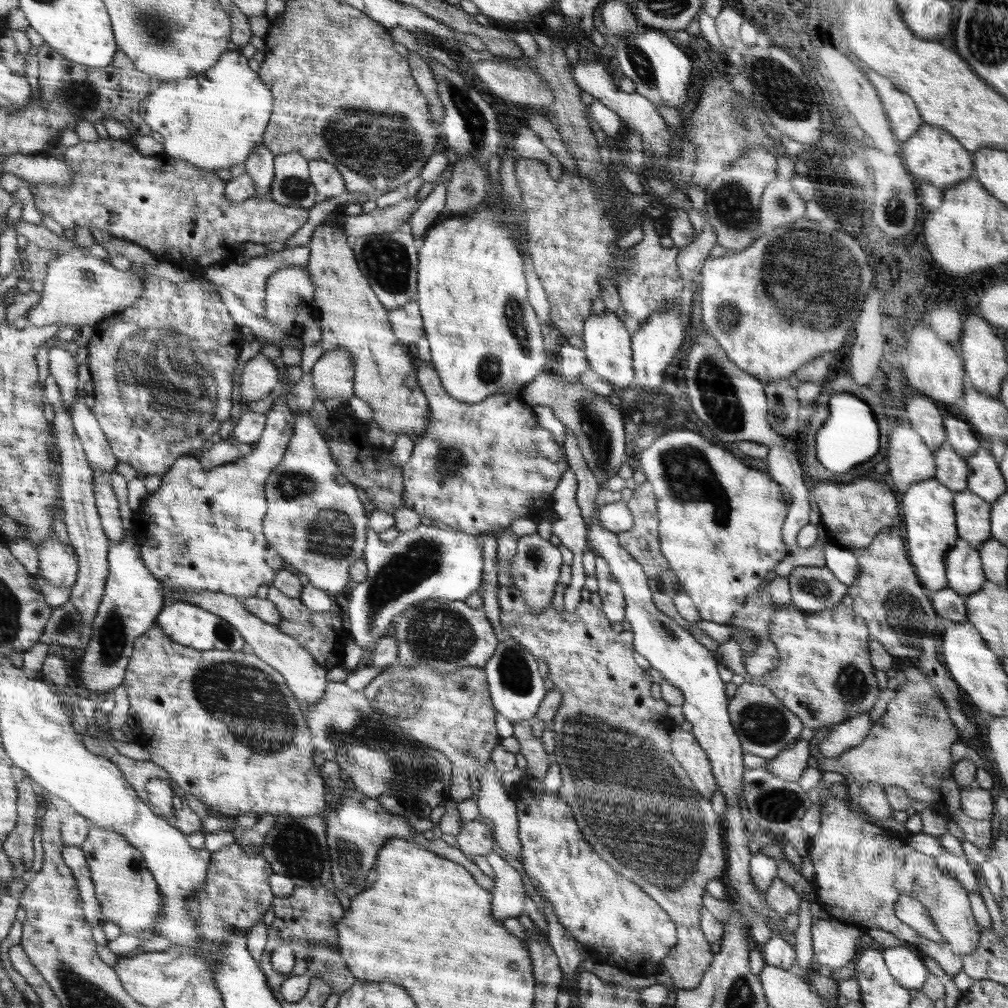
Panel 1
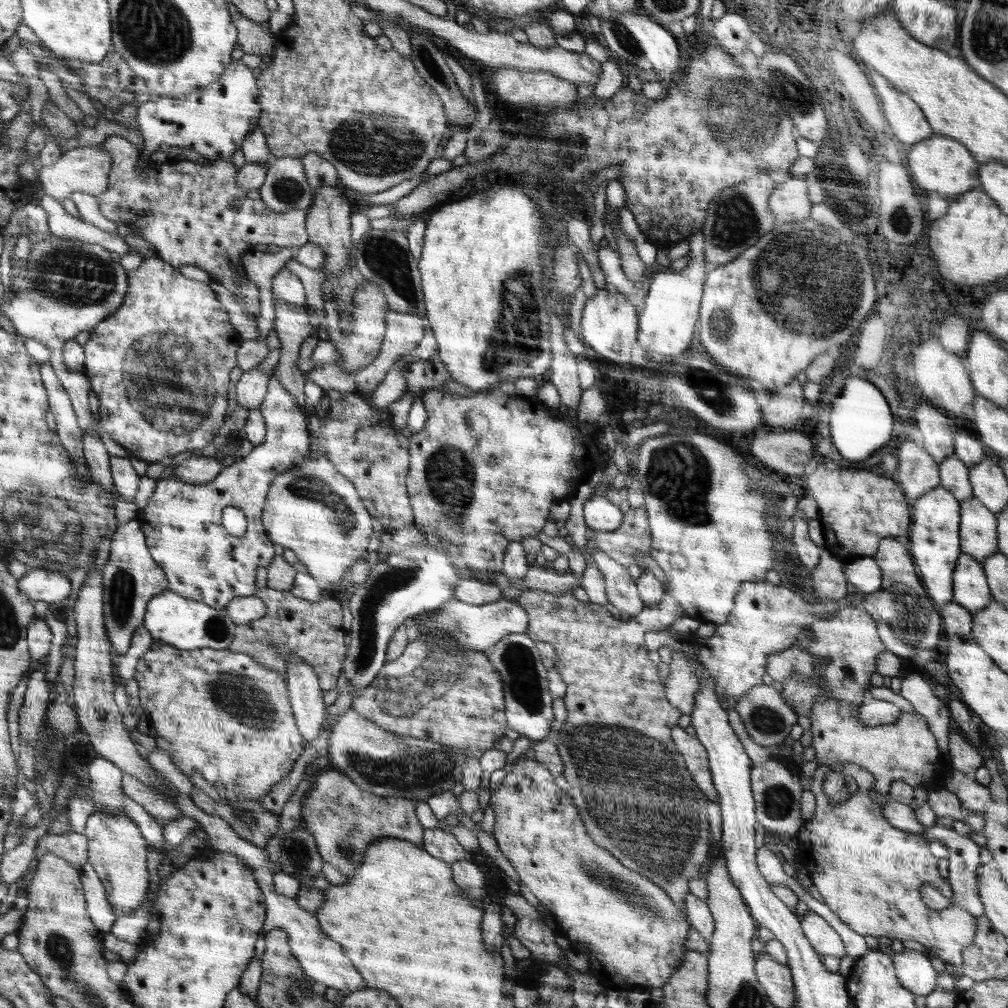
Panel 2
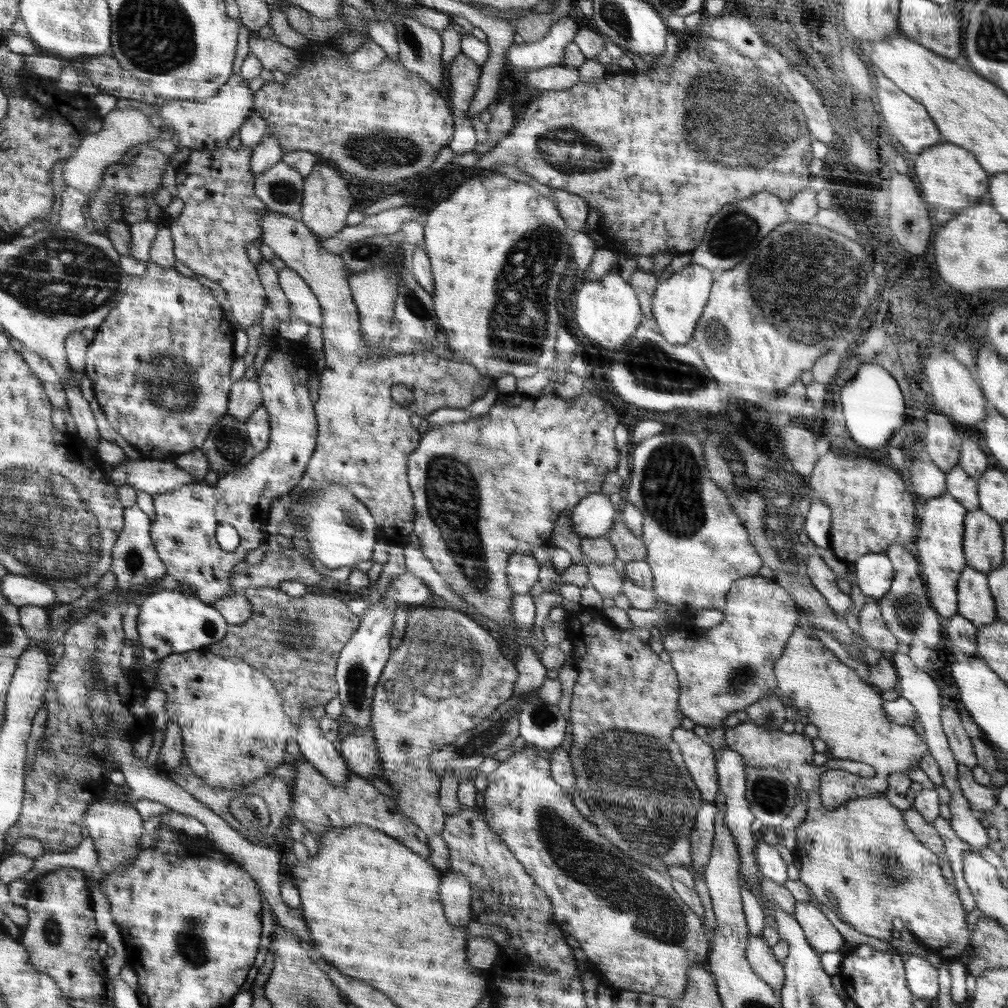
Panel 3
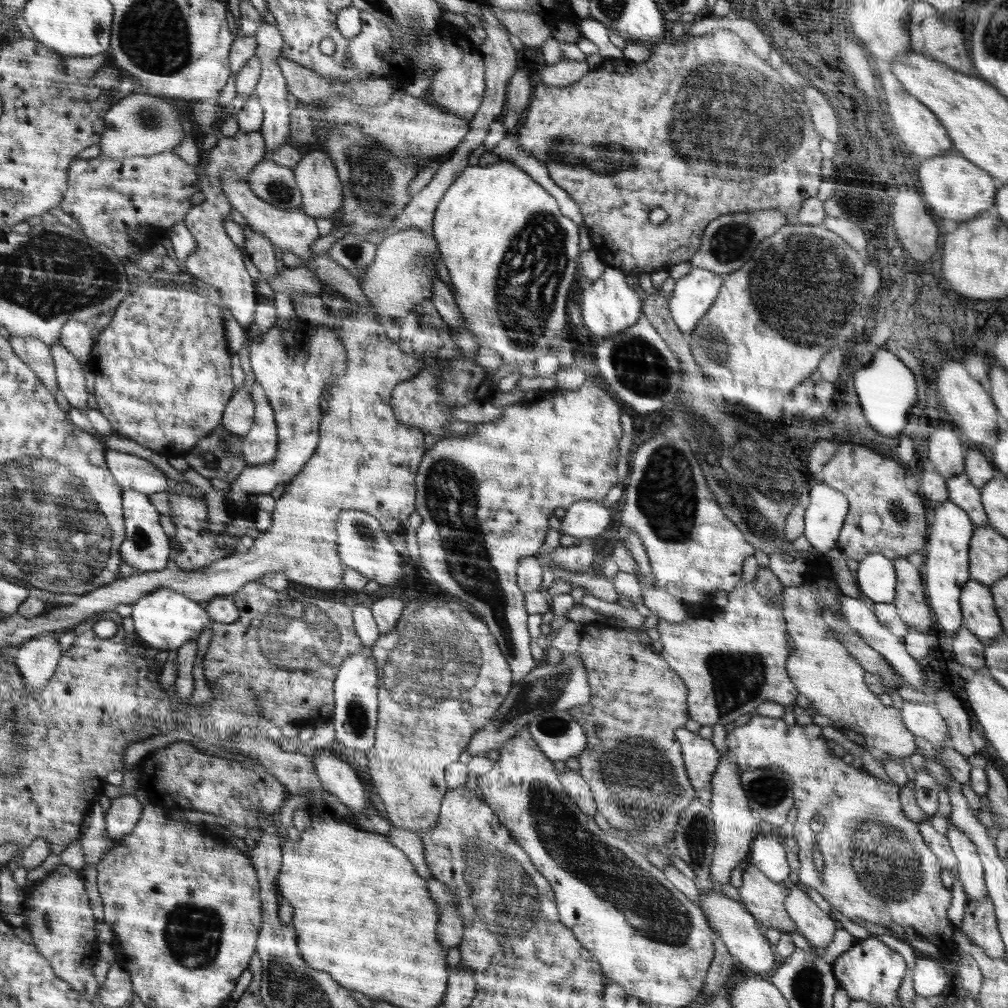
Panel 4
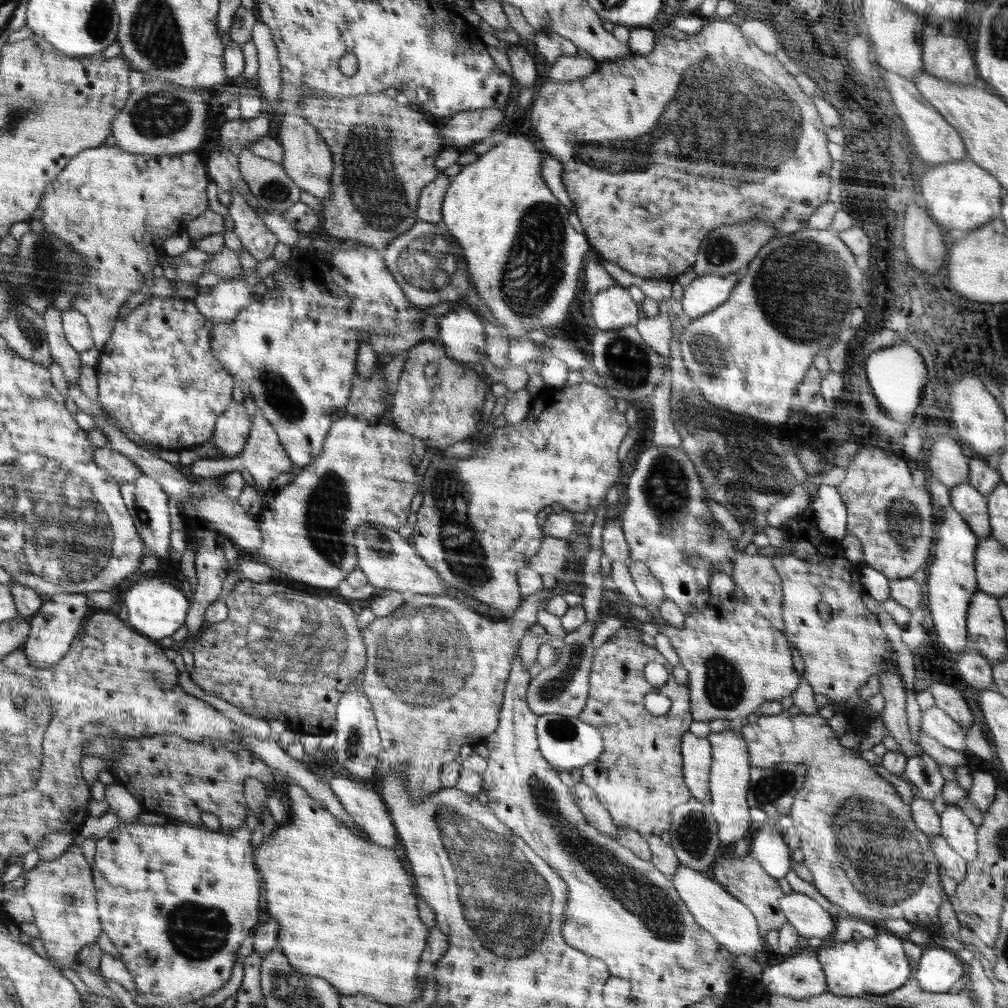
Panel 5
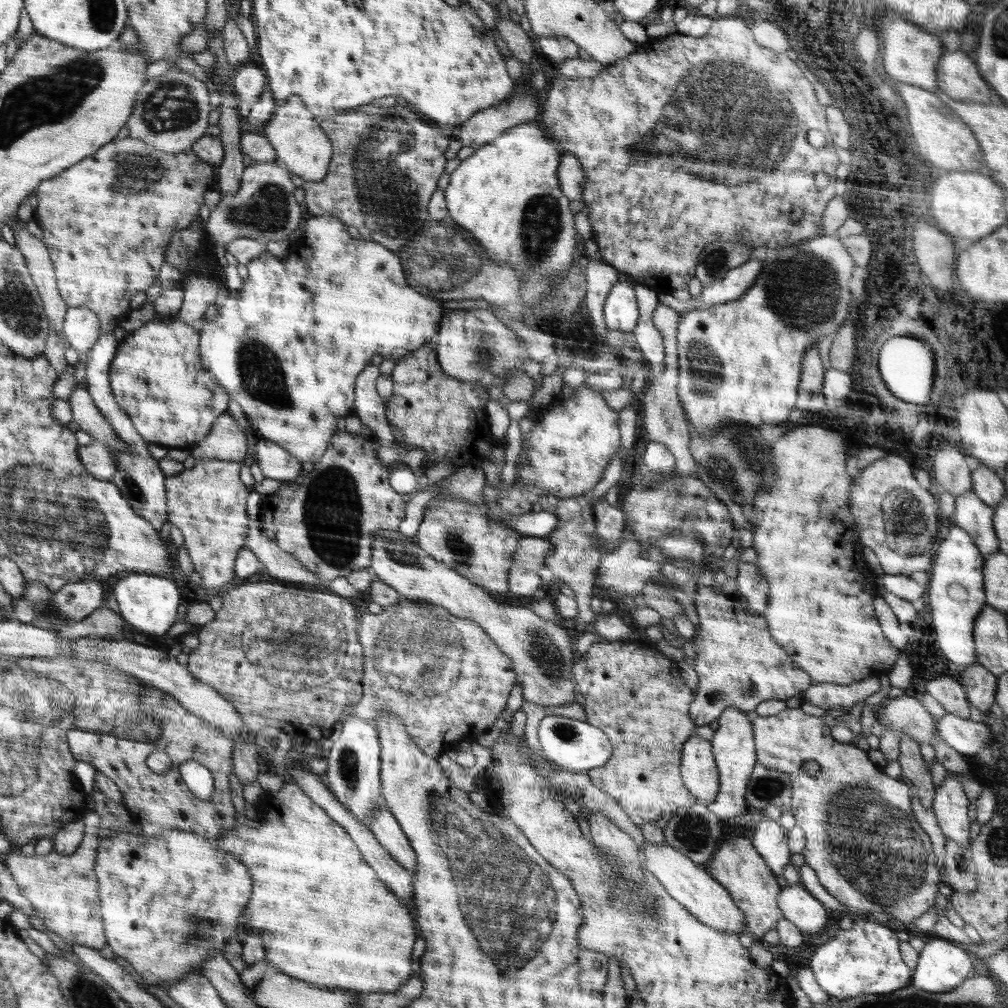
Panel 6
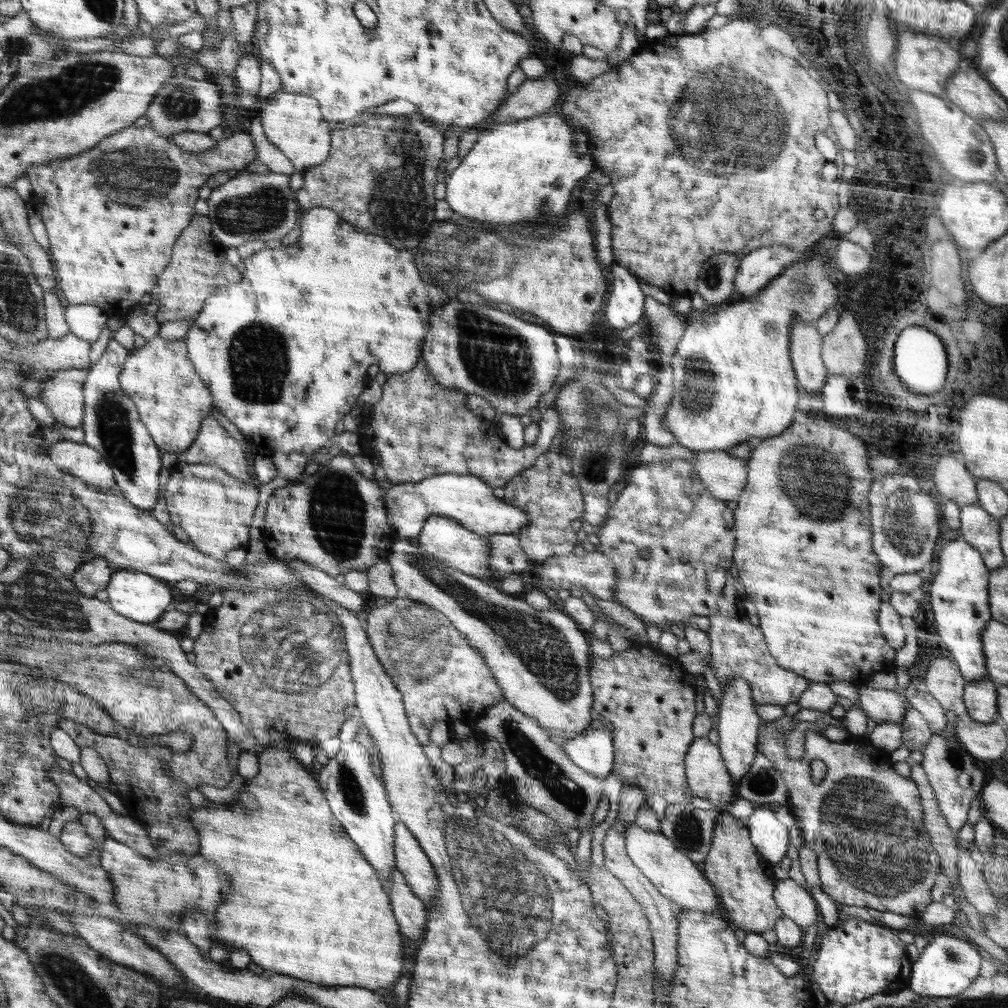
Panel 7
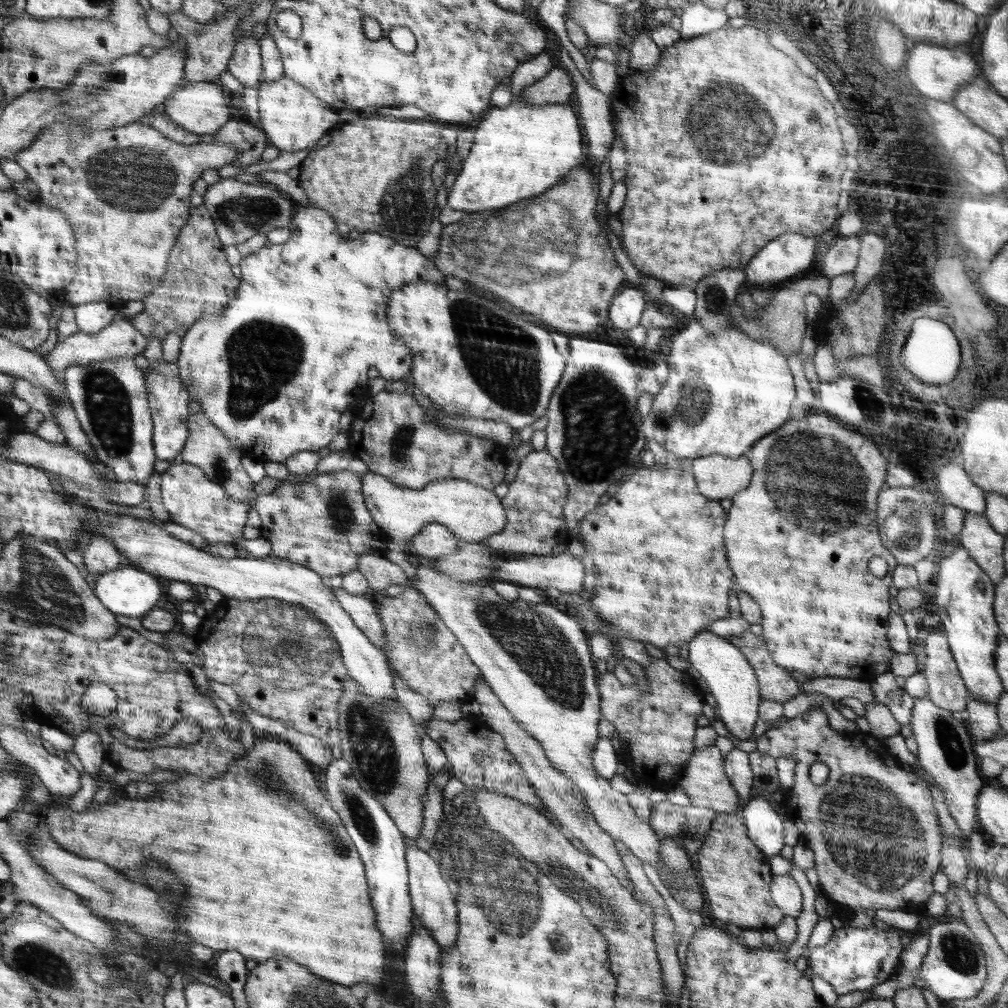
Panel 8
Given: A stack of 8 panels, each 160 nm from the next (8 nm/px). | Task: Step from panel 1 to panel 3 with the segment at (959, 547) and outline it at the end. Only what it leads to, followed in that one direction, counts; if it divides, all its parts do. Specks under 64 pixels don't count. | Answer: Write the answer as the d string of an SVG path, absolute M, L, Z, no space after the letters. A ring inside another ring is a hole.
M967 566L961 572L956 590L957 614L973 622L979 630L995 621L995 602L986 574Z

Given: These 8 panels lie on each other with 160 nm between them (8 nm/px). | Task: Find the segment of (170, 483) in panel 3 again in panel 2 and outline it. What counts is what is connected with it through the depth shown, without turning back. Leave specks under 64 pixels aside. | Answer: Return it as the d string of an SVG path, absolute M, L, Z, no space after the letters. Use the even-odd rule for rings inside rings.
M207 452L199 458L193 456L179 463L178 466L174 468L173 476L176 477L176 479L180 479L180 481L186 481L192 484L210 482L222 471L222 463L222 460L218 462L217 458L215 458L212 453Z

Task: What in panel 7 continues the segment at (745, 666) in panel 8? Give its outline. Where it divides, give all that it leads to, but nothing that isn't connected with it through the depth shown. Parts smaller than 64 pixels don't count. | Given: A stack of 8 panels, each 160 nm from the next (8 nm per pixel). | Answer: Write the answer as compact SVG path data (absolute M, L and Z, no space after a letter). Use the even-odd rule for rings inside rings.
M692 624L684 627L685 638L690 644L690 651L678 657L683 668L695 678L703 674L704 670L711 666L711 642L707 632L698 629ZM741 676L729 680L722 690L722 698L719 705L719 722L714 727L719 734L718 746L724 759L726 768L731 774L734 784L738 785L742 775L750 768L752 760L759 751L758 748L758 726L760 717L758 716L757 705L752 702L750 696L750 685L747 679Z

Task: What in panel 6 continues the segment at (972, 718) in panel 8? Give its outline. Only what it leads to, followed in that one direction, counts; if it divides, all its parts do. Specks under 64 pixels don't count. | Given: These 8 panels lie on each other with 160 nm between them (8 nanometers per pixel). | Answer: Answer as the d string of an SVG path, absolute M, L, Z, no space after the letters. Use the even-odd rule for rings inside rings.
M975 662L960 670L960 681L968 703L980 712L988 712L995 702L997 676Z

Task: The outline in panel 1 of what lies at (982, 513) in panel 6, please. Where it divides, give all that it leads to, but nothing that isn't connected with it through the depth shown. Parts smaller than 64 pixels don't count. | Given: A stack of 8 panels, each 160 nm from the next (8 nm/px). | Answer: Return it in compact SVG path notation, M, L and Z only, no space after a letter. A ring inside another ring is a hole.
M946 442L936 453L934 478L940 484L945 485L952 493L958 493L967 490L967 479L969 470L967 461L960 457L951 445Z

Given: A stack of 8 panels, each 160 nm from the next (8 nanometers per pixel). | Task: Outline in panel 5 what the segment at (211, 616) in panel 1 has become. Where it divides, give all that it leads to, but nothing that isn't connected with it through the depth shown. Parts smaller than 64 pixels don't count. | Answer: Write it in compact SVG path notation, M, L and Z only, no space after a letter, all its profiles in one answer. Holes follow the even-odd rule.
M148 577L130 586L120 603L126 606L127 623L132 628L144 636L158 640L166 636L170 638L184 624L186 612L189 612L188 608L191 607L188 598L176 586L156 577Z

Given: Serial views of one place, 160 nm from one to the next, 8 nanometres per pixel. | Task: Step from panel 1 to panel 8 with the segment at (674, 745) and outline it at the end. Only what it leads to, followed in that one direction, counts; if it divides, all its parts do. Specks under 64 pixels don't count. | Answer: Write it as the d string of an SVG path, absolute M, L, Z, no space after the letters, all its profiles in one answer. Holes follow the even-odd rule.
M703 746L692 753L690 760L684 766L677 785L690 798L690 802L694 806L702 808L712 808L717 813L734 813L739 811L738 793L732 786L730 779L725 773L725 756L719 751L719 748L712 746Z

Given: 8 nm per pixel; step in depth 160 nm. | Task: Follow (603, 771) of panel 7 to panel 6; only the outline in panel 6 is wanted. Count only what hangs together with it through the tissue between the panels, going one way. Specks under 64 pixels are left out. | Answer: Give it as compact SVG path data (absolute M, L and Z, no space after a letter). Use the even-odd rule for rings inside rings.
M546 714L538 727L538 740L546 758L569 771L586 771L599 767L611 757L613 746L600 728L588 721L582 722L565 716Z

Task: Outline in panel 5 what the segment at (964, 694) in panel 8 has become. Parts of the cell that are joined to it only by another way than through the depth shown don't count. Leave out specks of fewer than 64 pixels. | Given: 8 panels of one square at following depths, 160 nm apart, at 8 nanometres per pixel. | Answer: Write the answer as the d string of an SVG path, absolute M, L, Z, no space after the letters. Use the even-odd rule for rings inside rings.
M931 684L929 690L933 695L935 706L941 708L948 716L951 716L955 723L961 724L968 730L973 724L973 717L970 713L968 703L958 690L946 684Z

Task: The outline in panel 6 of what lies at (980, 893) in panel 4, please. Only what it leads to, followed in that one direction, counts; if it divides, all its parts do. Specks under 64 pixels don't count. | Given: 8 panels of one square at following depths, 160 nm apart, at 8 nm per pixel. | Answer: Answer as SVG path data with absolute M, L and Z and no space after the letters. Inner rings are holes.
M948 771L945 779L937 786L933 798L933 811L936 815L942 834L950 840L957 842L960 846L970 846L970 820L968 819L967 810L969 805L963 784L957 781L951 773L962 773Z

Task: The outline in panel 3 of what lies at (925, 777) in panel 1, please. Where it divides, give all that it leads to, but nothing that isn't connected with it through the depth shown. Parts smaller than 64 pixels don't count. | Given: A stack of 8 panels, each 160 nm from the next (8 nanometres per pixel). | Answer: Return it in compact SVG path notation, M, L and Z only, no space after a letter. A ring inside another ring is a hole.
M799 626L789 636L782 656L776 659L774 674L786 701L797 710L808 712L809 722L818 728L818 738L826 743L831 758L857 760L874 767L874 776L862 780L822 780L822 786L830 788L819 792L826 809L835 809L854 796L884 793L888 789L890 773L908 774L908 769L918 766L922 756L929 751L927 742L913 726L902 726L889 720L880 693Z

